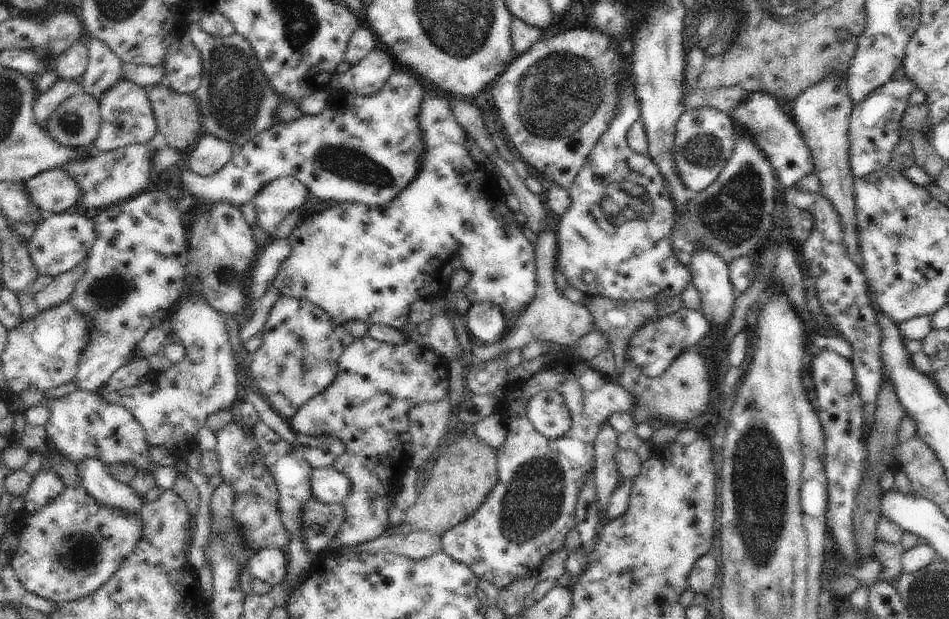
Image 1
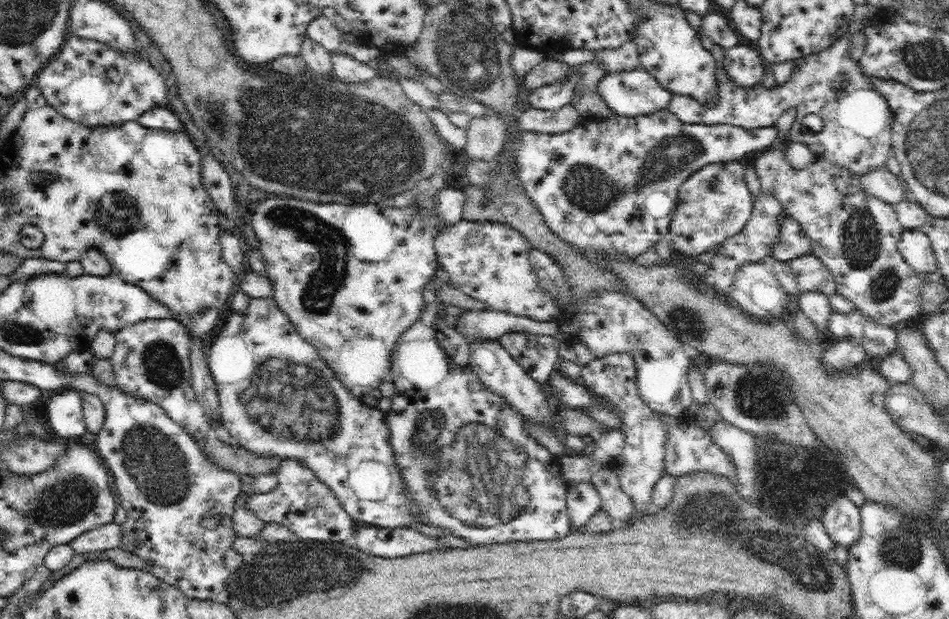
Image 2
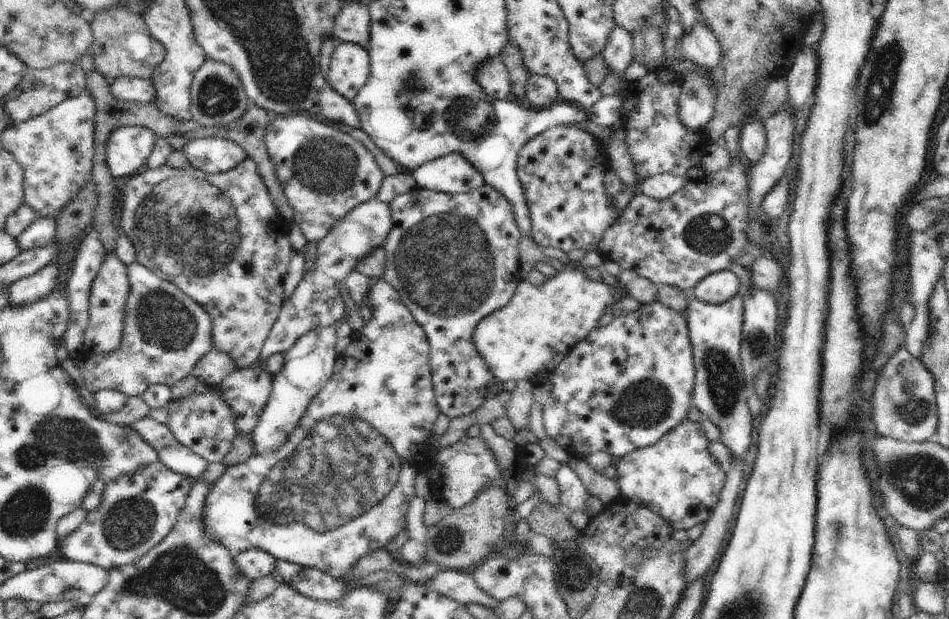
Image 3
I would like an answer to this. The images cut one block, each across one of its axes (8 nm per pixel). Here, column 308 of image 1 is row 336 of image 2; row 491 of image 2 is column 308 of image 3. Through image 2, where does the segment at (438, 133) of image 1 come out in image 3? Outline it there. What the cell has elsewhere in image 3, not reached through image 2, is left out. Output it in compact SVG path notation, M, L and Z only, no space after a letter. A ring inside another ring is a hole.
M334 322L332 326L322 330L310 330L298 342L288 349L284 355L284 368L273 376L272 392L264 407L260 420L252 433L254 442L254 455L267 455L269 452L276 452L282 444L290 438L290 434L300 418L304 416L306 409L310 406L312 399L326 386L326 382L334 374L334 364L339 354L334 350L338 335L338 326L342 322Z

